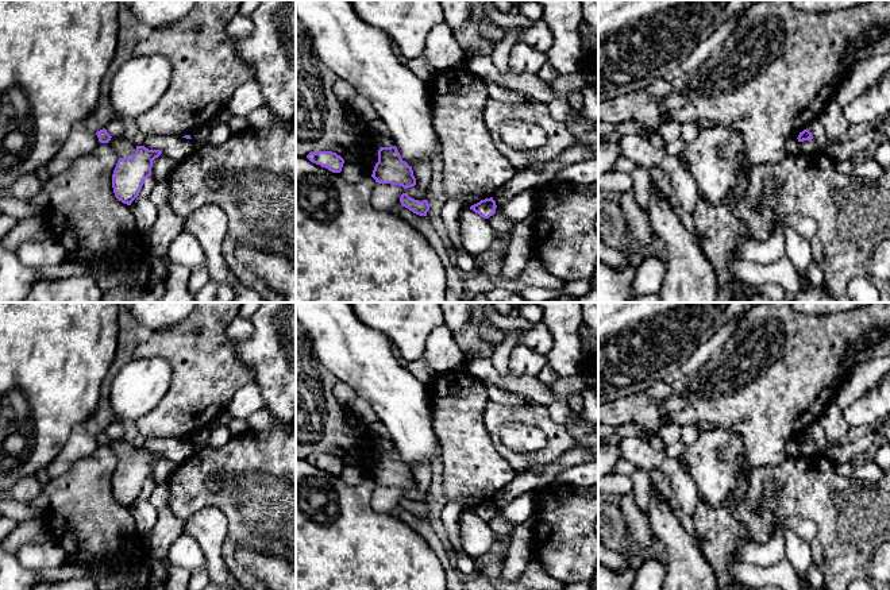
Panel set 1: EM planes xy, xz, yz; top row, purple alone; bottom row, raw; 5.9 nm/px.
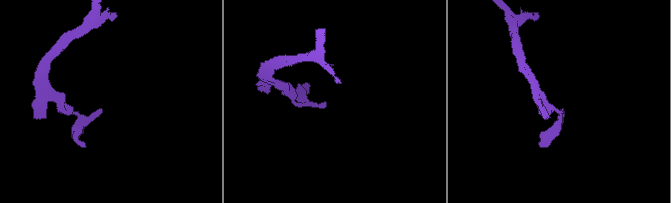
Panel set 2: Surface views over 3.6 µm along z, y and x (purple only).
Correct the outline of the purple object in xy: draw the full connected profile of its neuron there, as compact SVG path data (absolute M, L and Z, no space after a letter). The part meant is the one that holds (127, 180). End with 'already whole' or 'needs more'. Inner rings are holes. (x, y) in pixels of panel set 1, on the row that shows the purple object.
M136 146L131 158L119 158L112 174L113 193L119 201L131 205L139 196L143 181L151 176L153 161L161 154L161 150Z; already whole

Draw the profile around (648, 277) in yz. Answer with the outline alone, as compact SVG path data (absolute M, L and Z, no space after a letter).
M647 255L636 269L632 290L633 294L659 293L666 275L666 261L656 255Z

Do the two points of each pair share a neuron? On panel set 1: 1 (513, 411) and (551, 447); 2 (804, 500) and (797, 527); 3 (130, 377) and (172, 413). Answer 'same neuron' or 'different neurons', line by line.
1: same neuron
2: different neurons
3: different neurons

